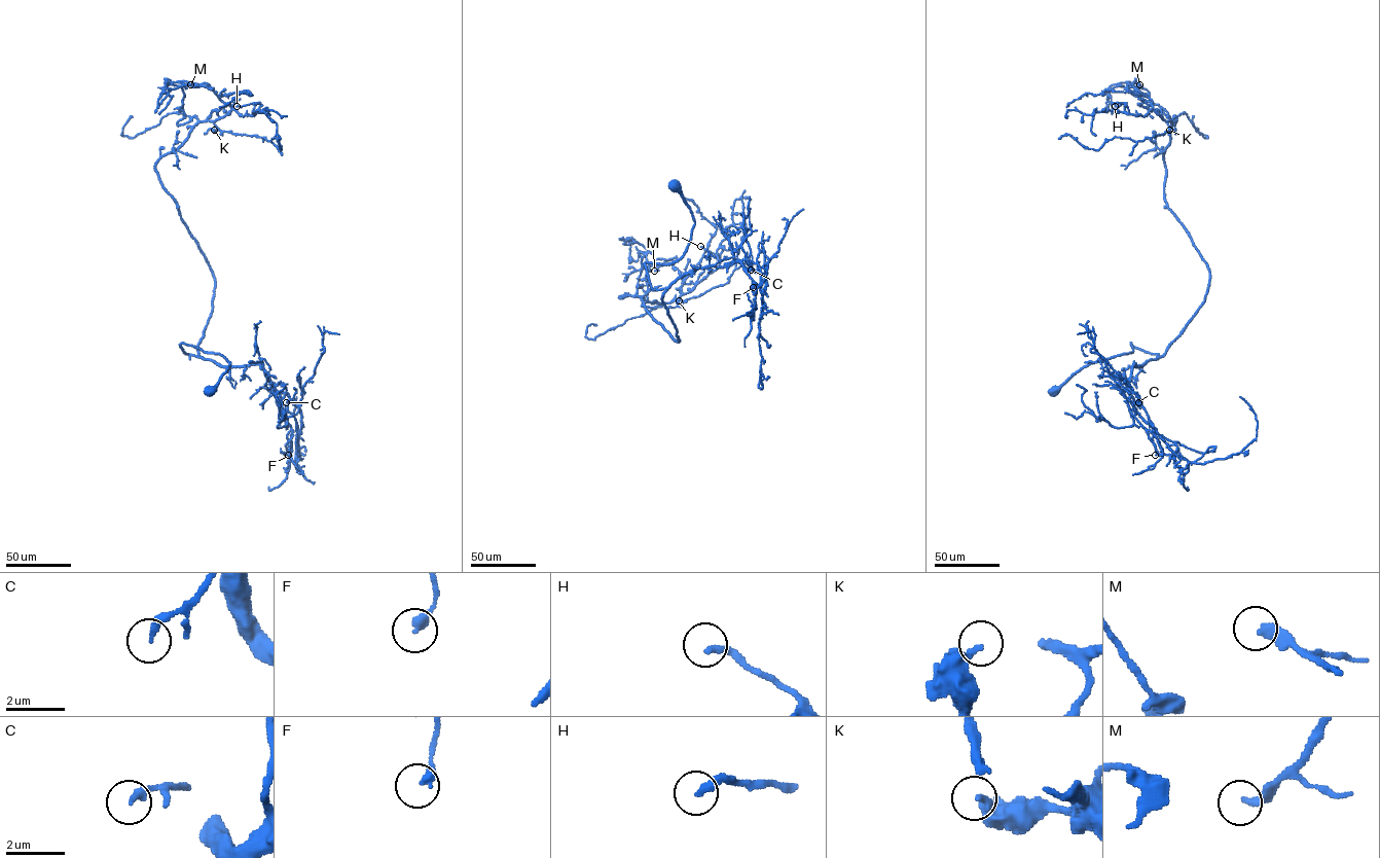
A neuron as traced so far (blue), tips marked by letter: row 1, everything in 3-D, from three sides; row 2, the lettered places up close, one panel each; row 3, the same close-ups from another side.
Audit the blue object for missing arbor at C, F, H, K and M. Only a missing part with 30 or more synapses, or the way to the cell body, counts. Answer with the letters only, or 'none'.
none

